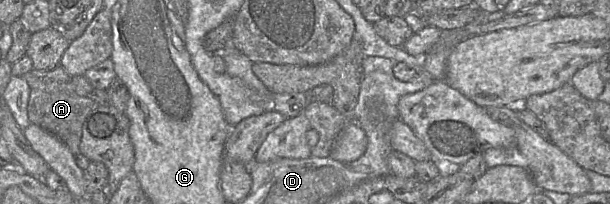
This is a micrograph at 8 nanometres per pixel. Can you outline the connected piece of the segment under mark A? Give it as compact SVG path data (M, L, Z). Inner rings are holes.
M60 65L49 71L32 70L22 76L30 87L28 117L47 132L64 142L74 155L80 154L82 126L89 113L98 105L94 100L79 96L73 86L72 76Z

